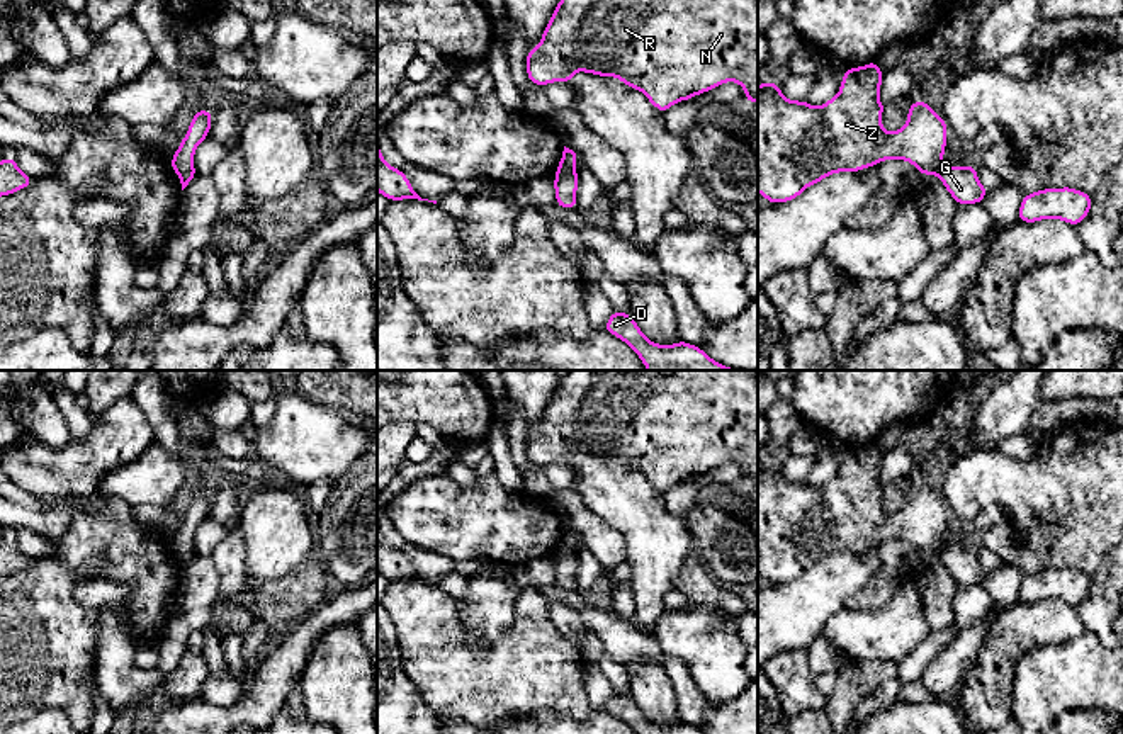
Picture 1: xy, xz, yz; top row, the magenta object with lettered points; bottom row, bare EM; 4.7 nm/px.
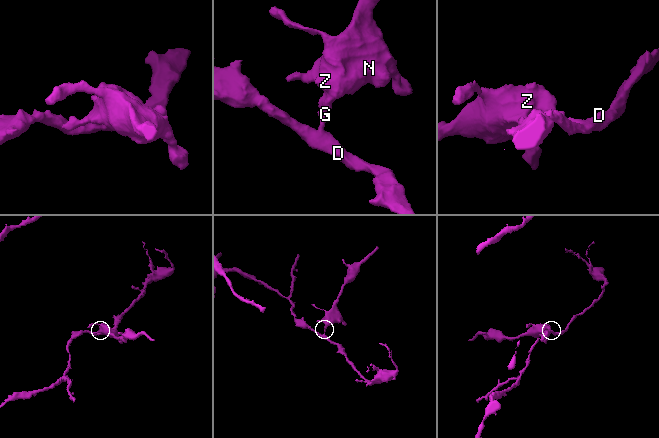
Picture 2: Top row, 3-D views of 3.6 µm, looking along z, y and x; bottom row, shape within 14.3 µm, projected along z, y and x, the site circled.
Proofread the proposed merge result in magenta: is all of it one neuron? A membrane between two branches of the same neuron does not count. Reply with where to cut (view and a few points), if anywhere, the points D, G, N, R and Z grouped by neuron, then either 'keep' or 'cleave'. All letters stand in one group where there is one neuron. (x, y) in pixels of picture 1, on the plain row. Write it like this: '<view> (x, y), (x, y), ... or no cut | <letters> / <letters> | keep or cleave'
xz (575, 551), (556, 556) | D G / N R Z | cleave

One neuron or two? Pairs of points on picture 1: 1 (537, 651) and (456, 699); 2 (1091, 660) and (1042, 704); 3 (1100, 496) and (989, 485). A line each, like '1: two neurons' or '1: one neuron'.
1: one neuron
2: one neuron
3: one neuron

